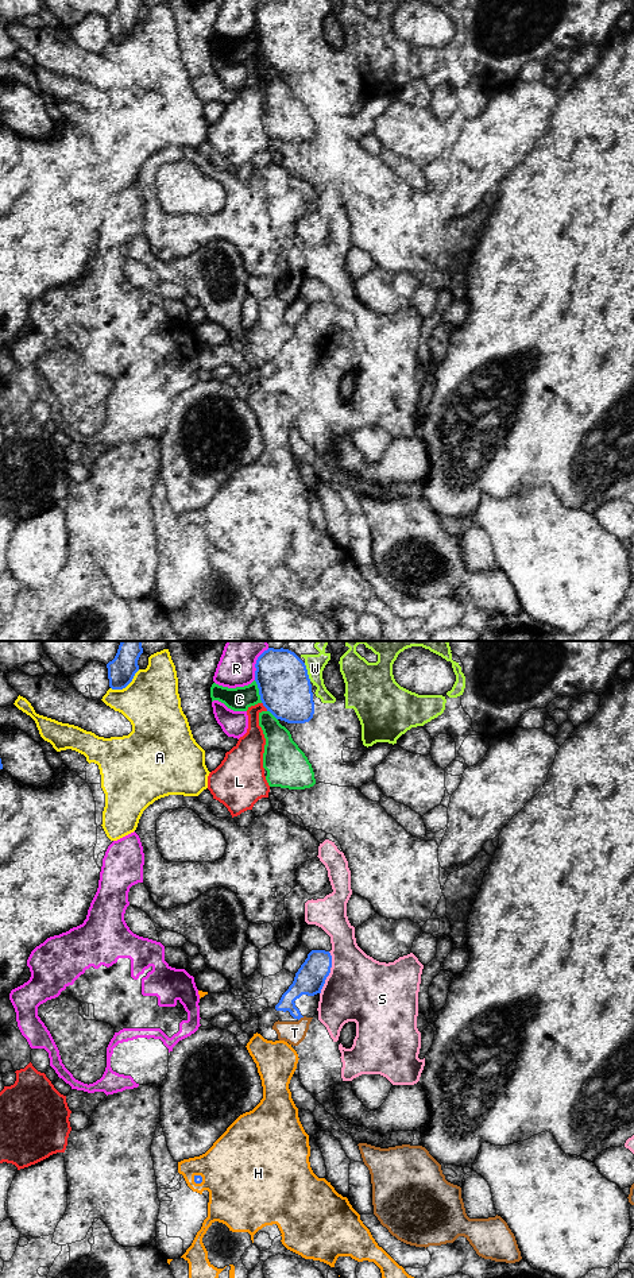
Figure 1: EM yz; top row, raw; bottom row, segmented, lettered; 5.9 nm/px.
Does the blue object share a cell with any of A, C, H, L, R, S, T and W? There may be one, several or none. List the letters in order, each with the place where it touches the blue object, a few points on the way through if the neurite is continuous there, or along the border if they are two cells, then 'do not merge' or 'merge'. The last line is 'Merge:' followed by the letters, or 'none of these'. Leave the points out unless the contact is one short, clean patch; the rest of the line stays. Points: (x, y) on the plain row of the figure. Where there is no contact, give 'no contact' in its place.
A: contact yz (126, 38); do not merge
C: contact yz (259, 43); do not merge
H: contact yz (194, 533); do not merge
L: contact yz (263, 57); do not merge
R: contact yz (256, 15); do not merge
S: contact yz (329, 324); do not merge
T: contact yz (301, 369); way yz (310, 329), (292, 348), (301, 369), (301, 378), (294, 385); merge
W: contact yz (306, 24); do not merge
Merge: T

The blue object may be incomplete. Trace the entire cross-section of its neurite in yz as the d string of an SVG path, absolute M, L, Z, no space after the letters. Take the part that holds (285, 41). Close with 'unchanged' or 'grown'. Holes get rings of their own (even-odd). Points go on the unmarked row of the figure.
M268 0L256 12L255 34L263 58L277 72L287 76L305 76L313 70L314 54L305 15L289 1Z; unchanged

